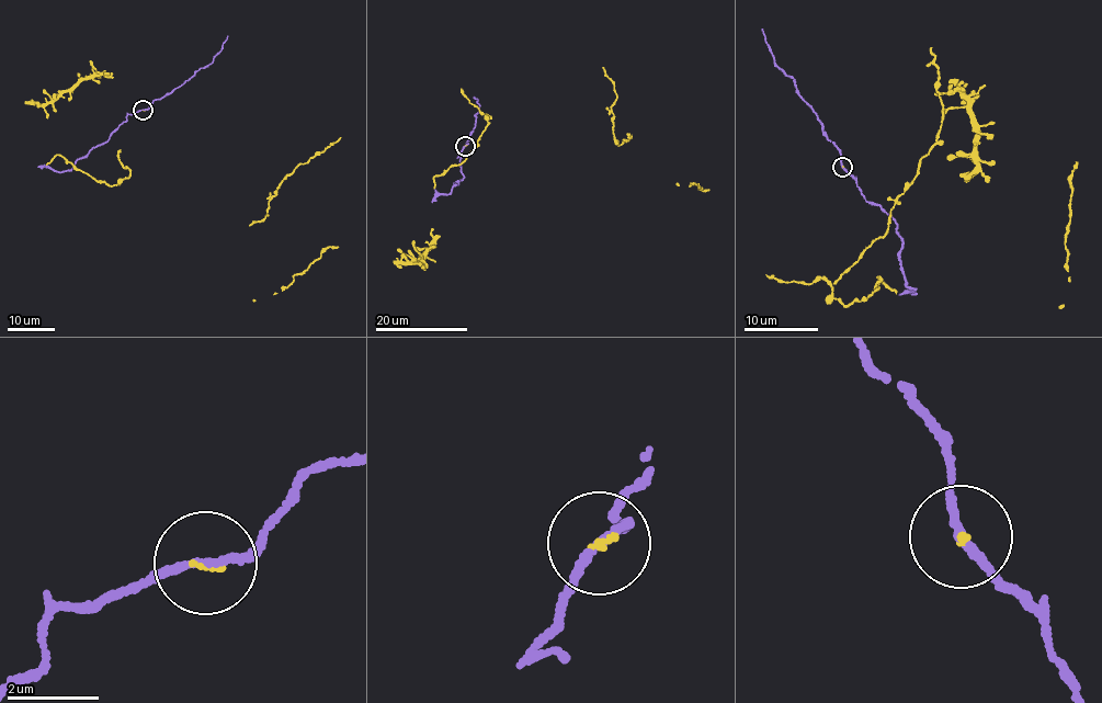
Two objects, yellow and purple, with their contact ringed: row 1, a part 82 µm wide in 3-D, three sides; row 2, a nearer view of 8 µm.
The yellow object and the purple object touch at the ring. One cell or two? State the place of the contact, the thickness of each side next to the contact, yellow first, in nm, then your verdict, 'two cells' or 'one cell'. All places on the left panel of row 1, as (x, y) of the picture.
(143, 110) | 80/160 nm | one cell

